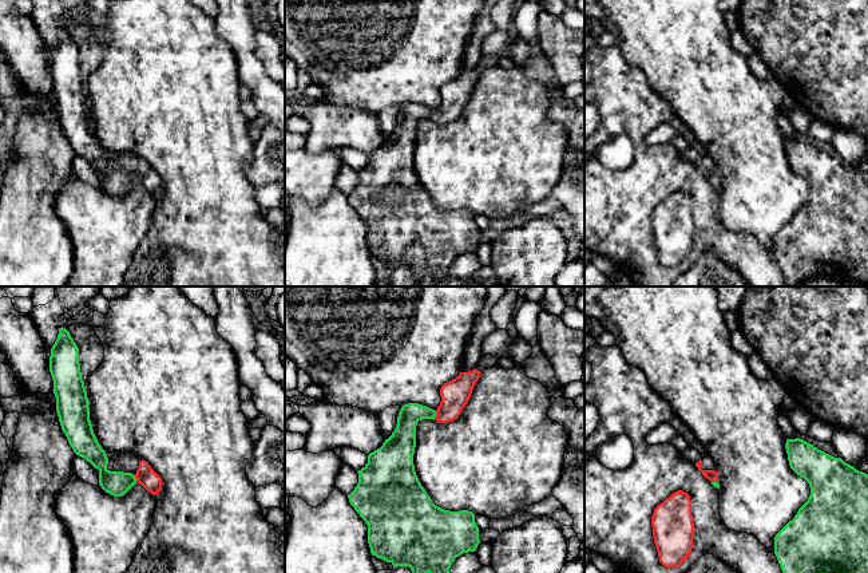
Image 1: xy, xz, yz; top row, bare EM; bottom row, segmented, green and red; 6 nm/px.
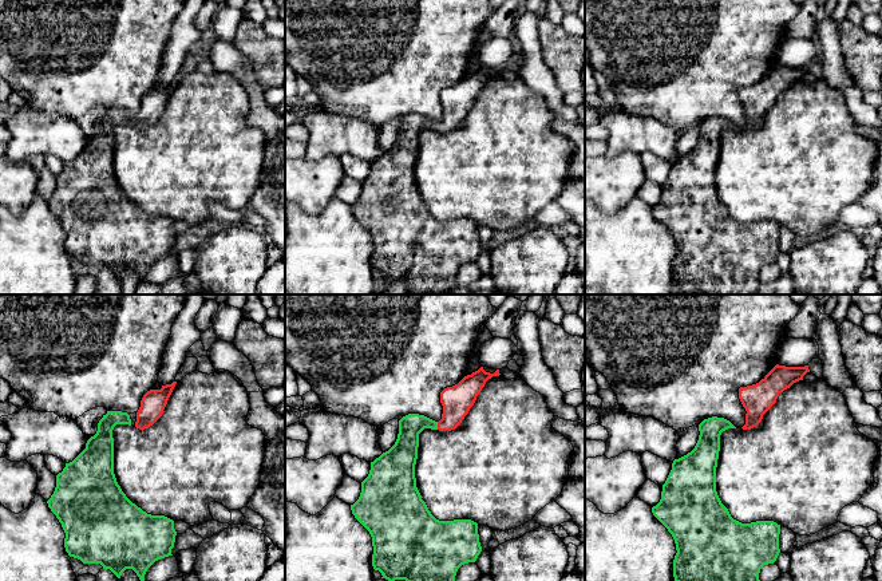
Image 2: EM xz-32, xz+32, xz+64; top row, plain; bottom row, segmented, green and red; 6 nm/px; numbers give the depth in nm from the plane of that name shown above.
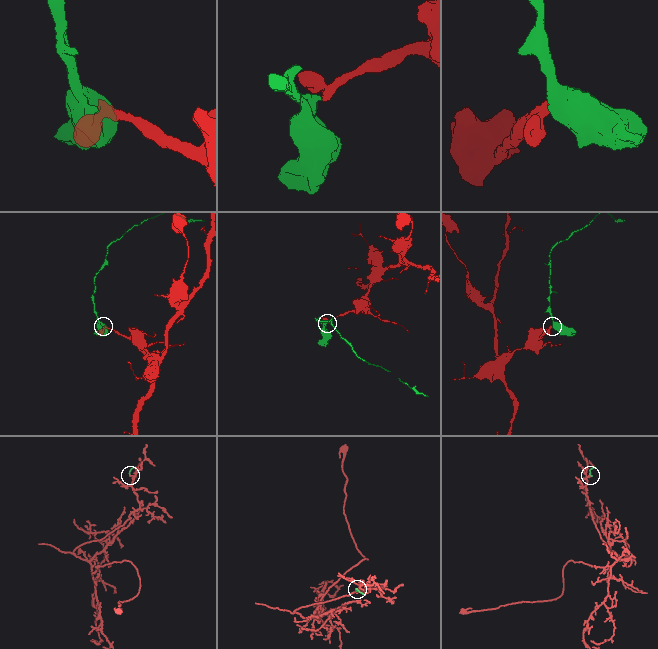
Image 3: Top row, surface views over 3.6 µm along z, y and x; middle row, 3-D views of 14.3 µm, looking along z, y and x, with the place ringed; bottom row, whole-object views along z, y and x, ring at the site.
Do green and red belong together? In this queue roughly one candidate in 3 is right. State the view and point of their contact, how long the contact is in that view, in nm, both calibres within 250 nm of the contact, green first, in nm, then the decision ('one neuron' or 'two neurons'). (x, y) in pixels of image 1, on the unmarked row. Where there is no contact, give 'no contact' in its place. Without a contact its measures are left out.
xz (435, 115) | 50 nm | 160/180 nm | one neuron

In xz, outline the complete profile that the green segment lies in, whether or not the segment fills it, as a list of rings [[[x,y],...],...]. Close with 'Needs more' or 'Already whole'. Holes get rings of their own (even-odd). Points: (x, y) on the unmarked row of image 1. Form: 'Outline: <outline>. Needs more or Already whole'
Outline: [[[475,68],[460,72],[455,79],[444,83],[440,88],[441,102],[436,111],[419,103],[404,104],[395,131],[380,149],[368,155],[368,163],[357,171],[357,186],[348,194],[350,205],[368,225],[372,256],[391,262],[393,269],[409,266],[417,286],[427,273],[435,284],[452,277],[449,268],[455,258],[475,252],[480,244],[475,214],[468,210],[449,212],[436,206],[421,186],[413,165],[417,122],[436,119],[448,123],[459,118],[480,74]]]. Needs more

